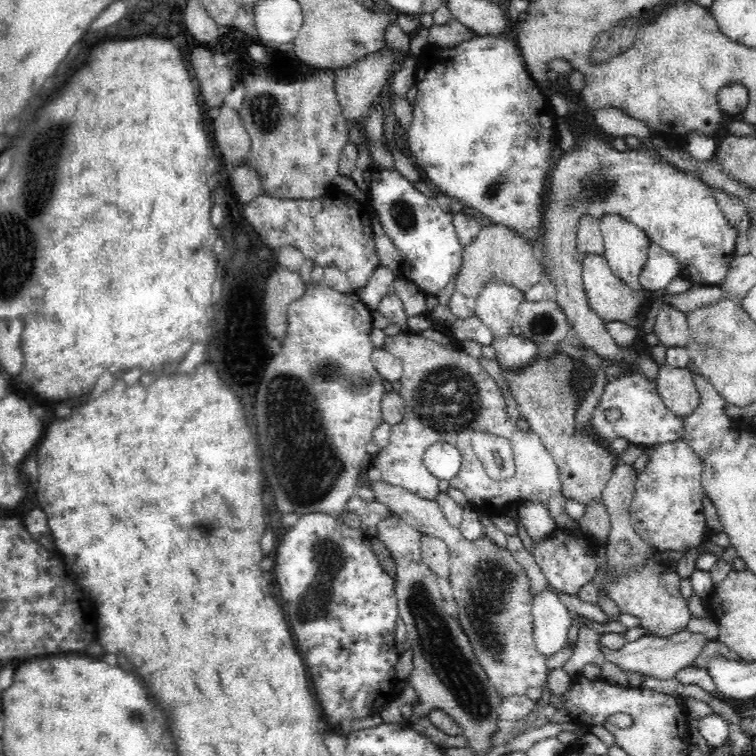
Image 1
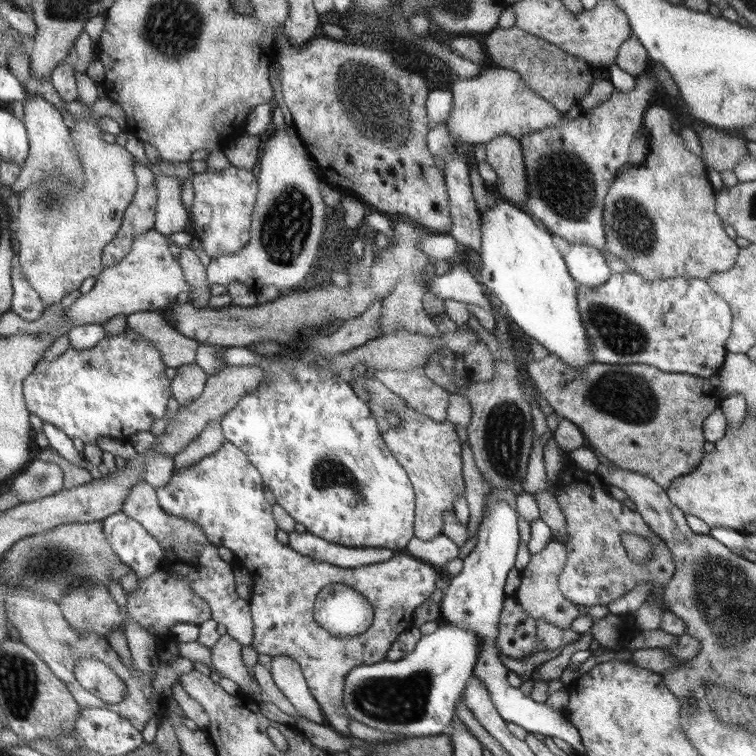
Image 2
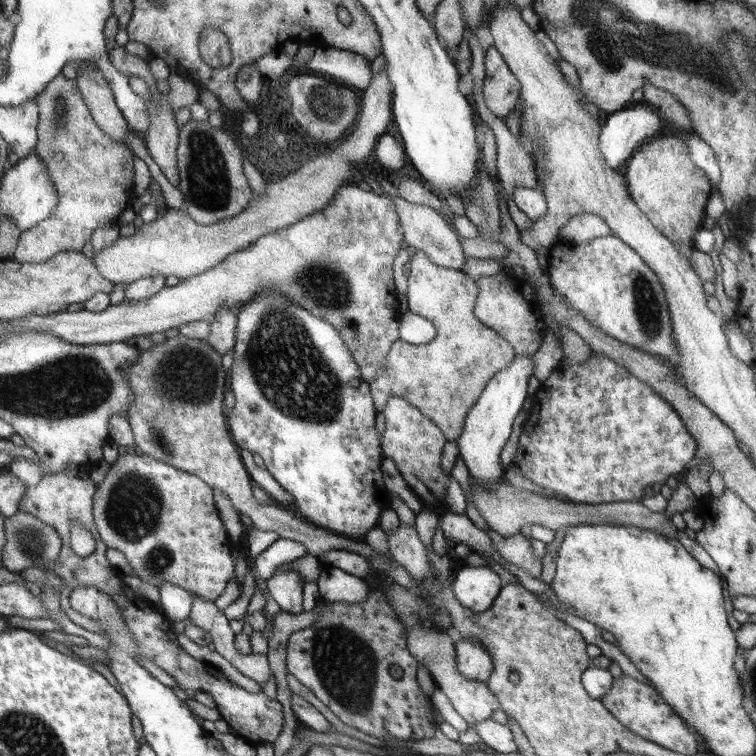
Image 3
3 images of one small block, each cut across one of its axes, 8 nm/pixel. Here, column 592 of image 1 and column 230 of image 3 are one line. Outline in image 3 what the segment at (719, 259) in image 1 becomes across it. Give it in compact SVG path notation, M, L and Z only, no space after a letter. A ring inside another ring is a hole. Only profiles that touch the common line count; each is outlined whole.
M189 120L179 128L177 146L177 176L179 192L183 194L185 212L201 226L215 226L223 218L241 214L253 198L247 176L241 170L241 150L221 128L211 128L209 122ZM219 310L209 322L209 336L207 342L211 348L215 348L219 354L227 354L235 348L235 336L237 336L237 314L229 310Z

